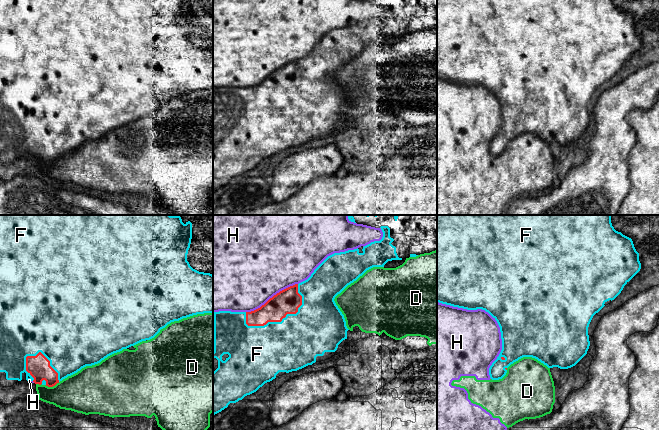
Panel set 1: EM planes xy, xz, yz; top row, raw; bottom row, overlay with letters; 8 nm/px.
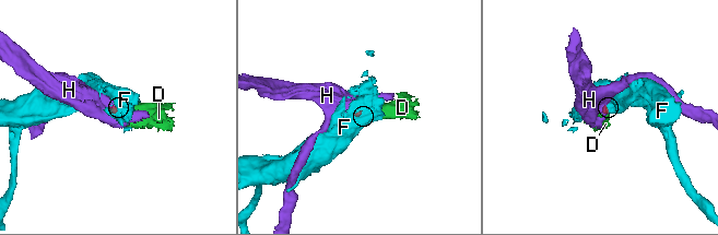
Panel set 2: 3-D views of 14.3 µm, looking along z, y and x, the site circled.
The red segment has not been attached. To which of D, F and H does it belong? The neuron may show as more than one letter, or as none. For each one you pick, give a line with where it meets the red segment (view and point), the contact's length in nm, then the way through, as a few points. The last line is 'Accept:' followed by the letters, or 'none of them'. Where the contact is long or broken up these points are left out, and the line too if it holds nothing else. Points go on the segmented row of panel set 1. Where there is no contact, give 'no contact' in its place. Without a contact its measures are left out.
F: xz (284, 317) | 550 nm
Accept: F

